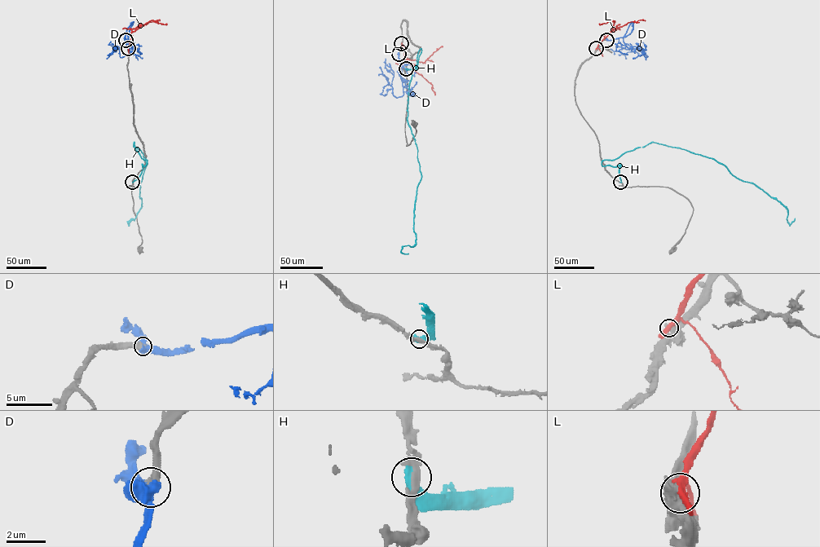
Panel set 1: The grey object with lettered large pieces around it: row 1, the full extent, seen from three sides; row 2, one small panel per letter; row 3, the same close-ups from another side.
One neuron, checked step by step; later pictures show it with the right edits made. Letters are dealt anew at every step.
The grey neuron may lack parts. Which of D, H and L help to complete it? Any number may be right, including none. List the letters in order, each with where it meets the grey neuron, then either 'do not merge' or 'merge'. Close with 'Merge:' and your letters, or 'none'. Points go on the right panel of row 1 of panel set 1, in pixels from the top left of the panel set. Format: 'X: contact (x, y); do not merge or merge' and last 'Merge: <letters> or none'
D: contact (606, 40); merge
H: contact (620, 182); do not merge
L: contact (596, 48); do not merge
Merge: D

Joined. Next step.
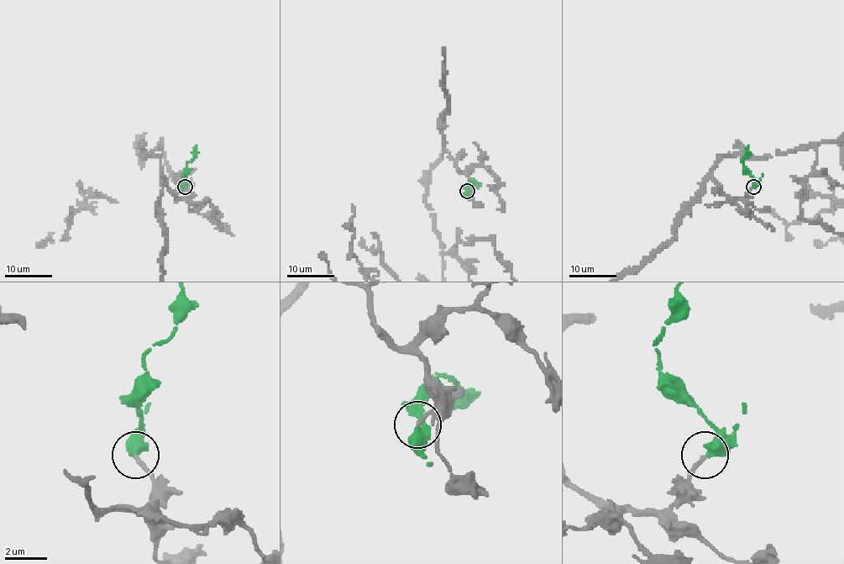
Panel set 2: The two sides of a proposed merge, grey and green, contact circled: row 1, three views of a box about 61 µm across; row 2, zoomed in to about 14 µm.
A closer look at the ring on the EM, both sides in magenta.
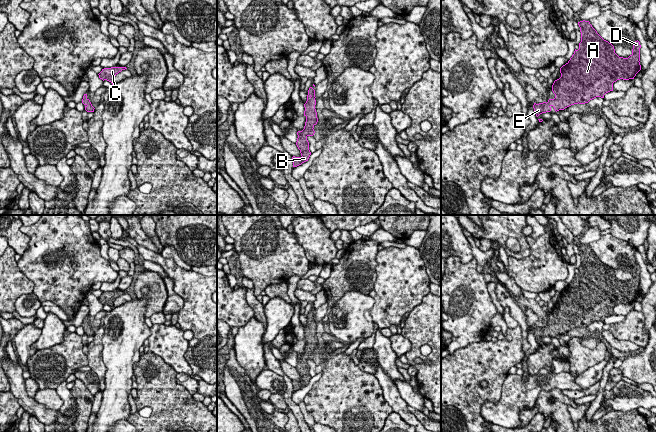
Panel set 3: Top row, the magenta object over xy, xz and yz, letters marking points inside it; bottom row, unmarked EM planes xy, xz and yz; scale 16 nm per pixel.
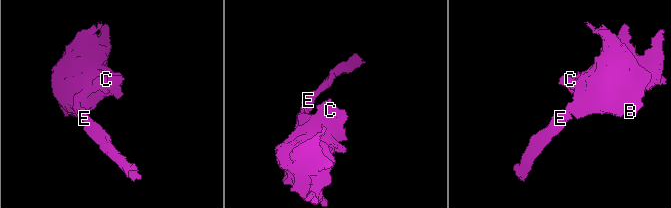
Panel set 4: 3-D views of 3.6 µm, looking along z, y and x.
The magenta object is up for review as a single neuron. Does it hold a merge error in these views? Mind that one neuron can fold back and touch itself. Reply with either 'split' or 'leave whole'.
leave whole

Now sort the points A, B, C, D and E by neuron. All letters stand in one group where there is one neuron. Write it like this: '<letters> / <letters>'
A B C D E

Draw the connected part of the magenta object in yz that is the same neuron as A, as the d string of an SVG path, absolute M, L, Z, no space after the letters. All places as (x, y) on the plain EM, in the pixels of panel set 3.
M580 245L578 249L581 256L579 273L575 273L570 284L560 292L561 301L552 309L555 322L549 323L547 327L534 327L533 332L537 341L550 336L552 330L557 336L574 328L588 327L596 321L604 322L606 317L613 315L614 306L620 303L634 303L641 294L639 286L641 269L638 264L633 268L632 278L628 282L623 282L615 277L614 270L598 258L589 245Z

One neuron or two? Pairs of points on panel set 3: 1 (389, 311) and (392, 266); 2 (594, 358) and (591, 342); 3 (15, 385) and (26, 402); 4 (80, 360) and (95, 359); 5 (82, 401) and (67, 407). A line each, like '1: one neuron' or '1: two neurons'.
1: one neuron
2: two neurons
3: one neuron
4: two neurons
5: two neurons

